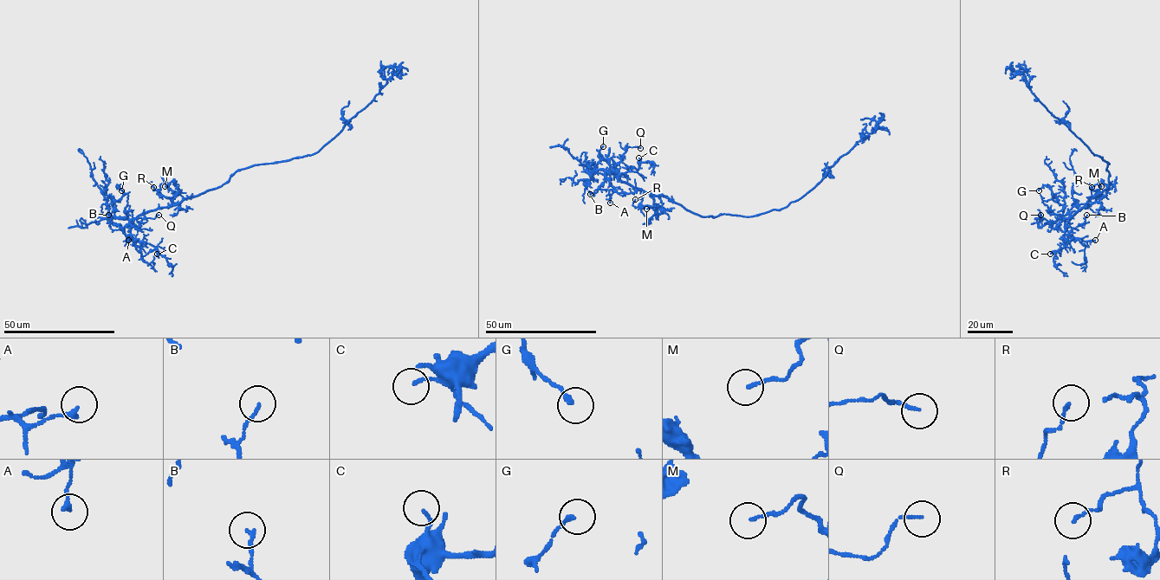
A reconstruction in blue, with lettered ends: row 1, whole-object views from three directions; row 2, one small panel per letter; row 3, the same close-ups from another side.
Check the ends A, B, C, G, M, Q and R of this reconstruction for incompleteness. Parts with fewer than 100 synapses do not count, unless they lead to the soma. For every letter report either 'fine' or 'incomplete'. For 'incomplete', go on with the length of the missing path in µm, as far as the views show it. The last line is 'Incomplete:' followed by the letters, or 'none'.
A: fine
B: fine
C: fine
G: fine
M: fine
Q: fine
R: fine
Incomplete: none

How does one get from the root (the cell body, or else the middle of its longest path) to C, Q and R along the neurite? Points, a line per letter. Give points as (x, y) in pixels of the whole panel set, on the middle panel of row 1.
C: (722, 215), (700, 215), (667, 197), (652, 195), (624, 183), (611, 173), (635, 171), (638, 157)
Q: (722, 215), (700, 215), (667, 197), (652, 195), (623, 183), (613, 171), (614, 167), (629, 147), (640, 148)
R: (722, 215), (700, 215), (662, 196), (653, 196), (652, 206), (635, 207), (632, 203), (635, 199)

